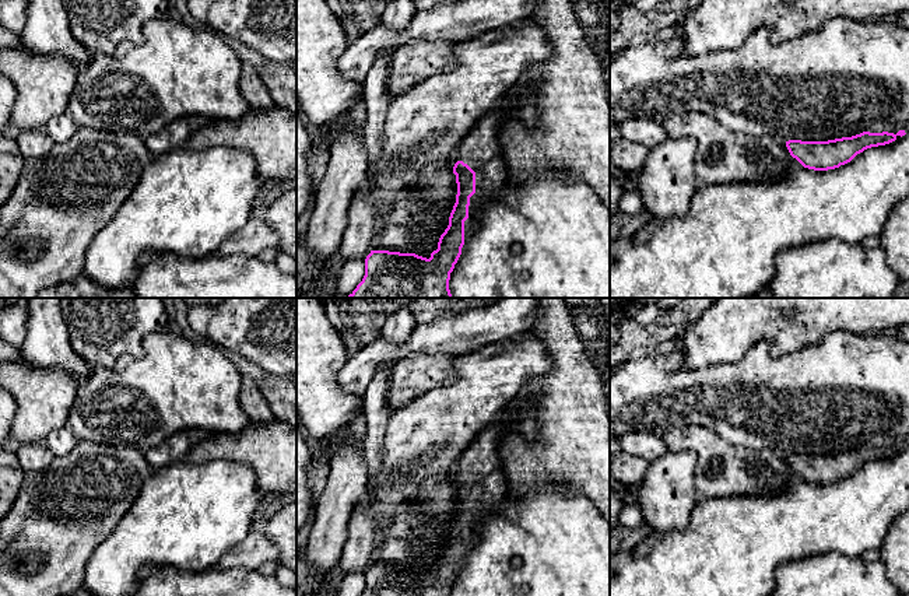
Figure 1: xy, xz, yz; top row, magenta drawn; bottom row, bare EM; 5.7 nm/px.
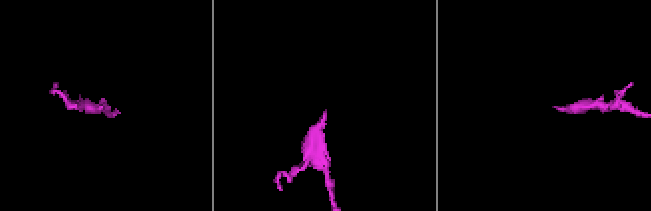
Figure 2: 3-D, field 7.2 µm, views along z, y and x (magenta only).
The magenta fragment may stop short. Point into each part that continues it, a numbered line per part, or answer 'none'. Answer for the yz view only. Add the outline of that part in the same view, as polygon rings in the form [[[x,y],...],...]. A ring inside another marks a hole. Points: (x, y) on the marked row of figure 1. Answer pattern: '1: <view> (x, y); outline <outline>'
none

